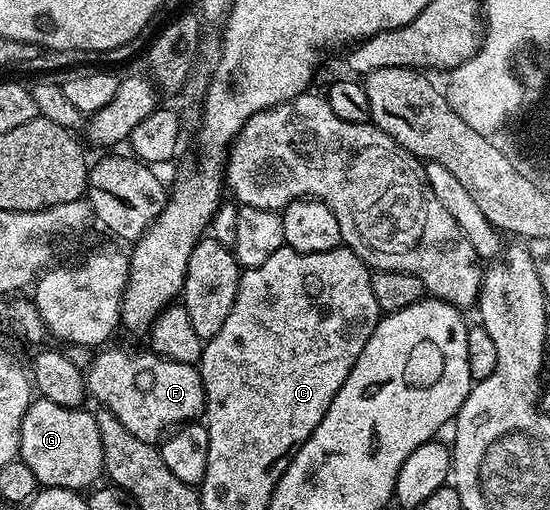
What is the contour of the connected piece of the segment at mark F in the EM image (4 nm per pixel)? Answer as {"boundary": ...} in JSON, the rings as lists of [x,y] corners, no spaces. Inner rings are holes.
{"boundary":[[[103,348],[93,354],[89,362],[86,374],[86,391],[91,398],[95,397],[101,408],[107,409],[136,439],[144,439],[151,443],[163,440],[164,435],[169,434],[175,427],[184,425],[186,422],[197,422],[203,416],[206,408],[206,392],[202,386],[202,374],[193,365],[176,363],[156,354],[143,351],[137,353],[134,349],[110,349]]]}

